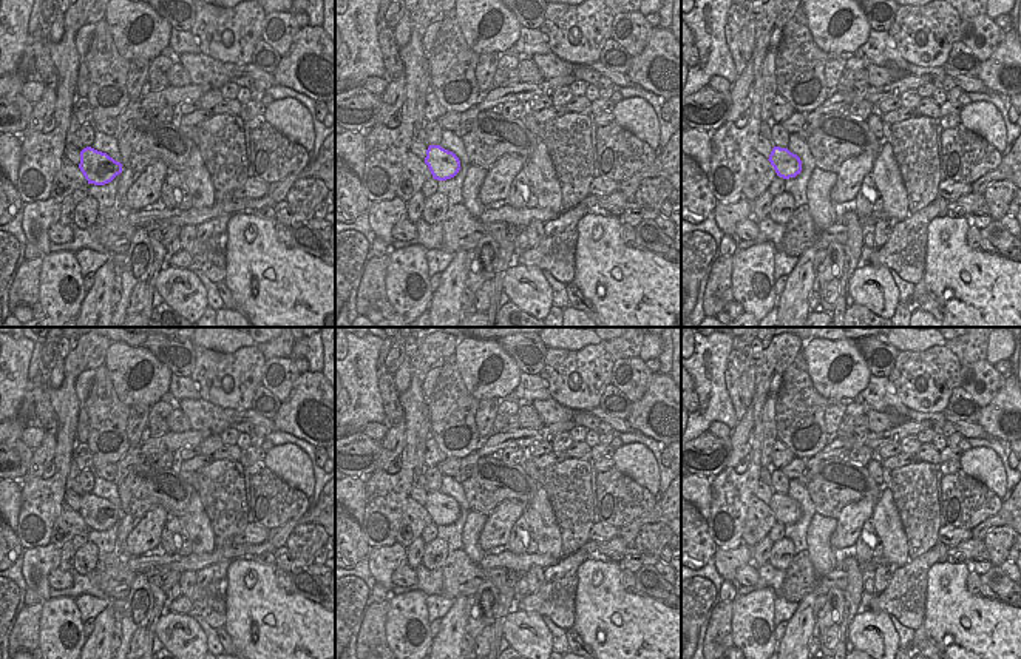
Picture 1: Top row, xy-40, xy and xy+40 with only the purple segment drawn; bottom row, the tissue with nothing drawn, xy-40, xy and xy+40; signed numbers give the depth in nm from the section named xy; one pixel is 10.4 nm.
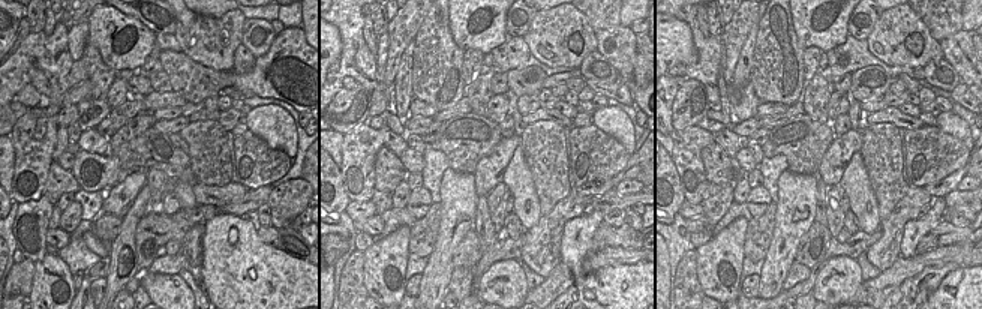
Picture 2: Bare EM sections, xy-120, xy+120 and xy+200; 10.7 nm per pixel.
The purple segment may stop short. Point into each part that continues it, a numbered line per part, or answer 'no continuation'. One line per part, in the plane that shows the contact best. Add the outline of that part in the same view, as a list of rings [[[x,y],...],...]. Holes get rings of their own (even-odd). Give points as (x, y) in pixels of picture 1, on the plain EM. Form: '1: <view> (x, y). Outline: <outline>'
no continuation.

